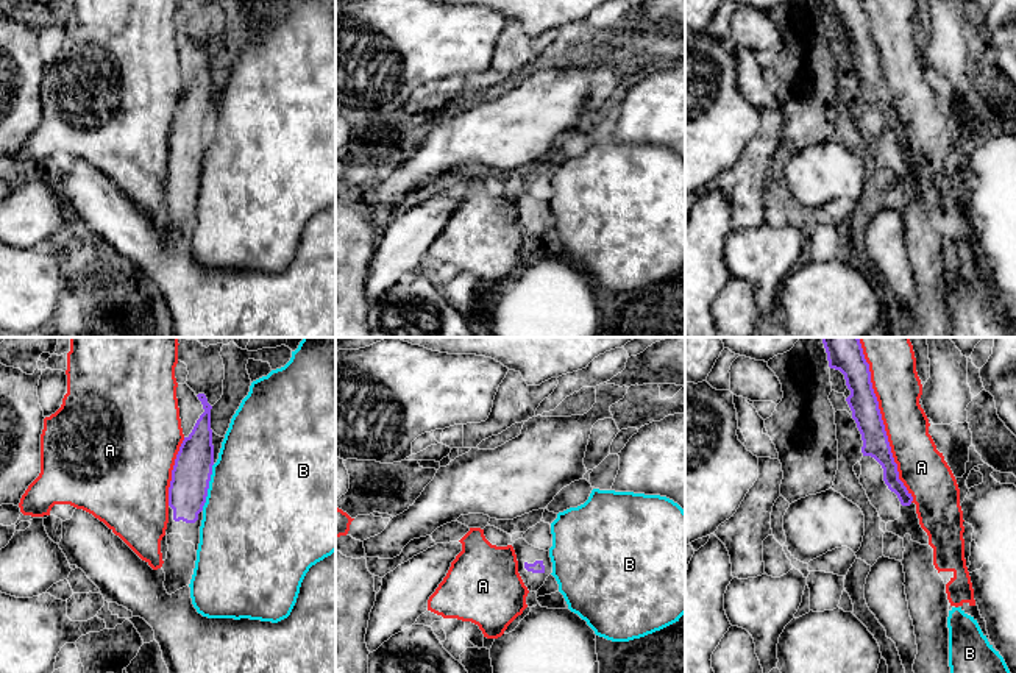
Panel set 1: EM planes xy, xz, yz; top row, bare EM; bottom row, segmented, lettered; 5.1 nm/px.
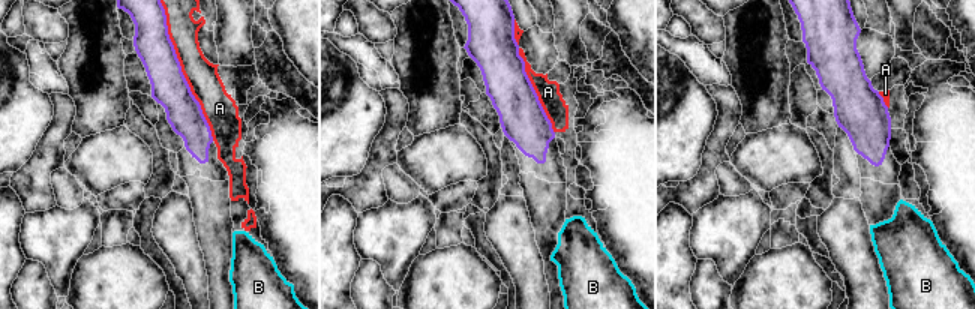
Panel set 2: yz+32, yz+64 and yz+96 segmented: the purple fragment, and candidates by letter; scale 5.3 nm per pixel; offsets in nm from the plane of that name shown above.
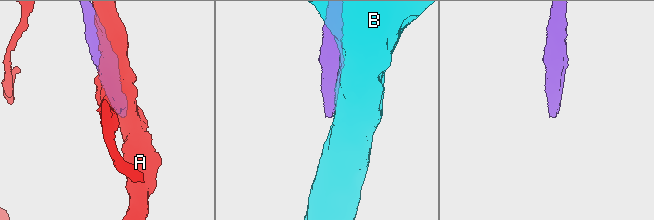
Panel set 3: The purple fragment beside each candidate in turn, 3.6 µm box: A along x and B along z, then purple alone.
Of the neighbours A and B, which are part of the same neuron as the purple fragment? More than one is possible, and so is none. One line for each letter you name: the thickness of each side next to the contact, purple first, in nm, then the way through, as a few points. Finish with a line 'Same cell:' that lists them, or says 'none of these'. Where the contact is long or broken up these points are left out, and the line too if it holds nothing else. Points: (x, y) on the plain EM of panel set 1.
Same cell: none of these

